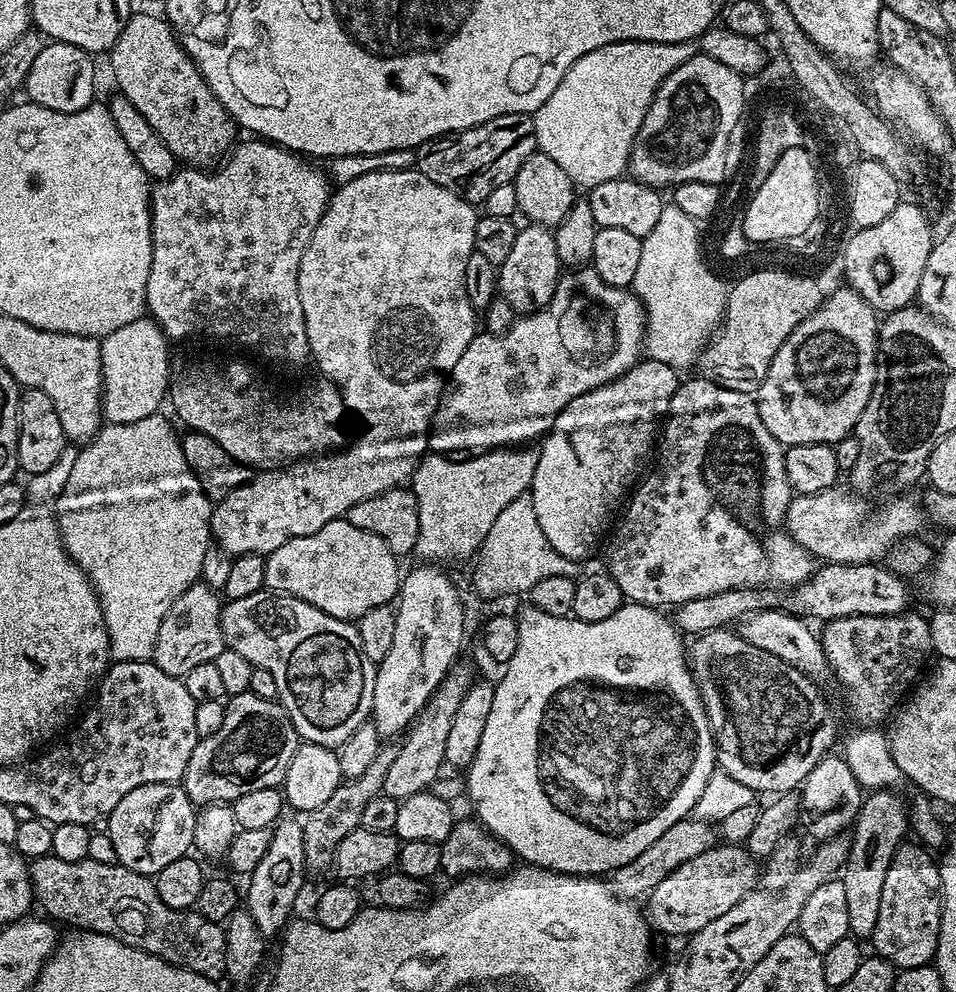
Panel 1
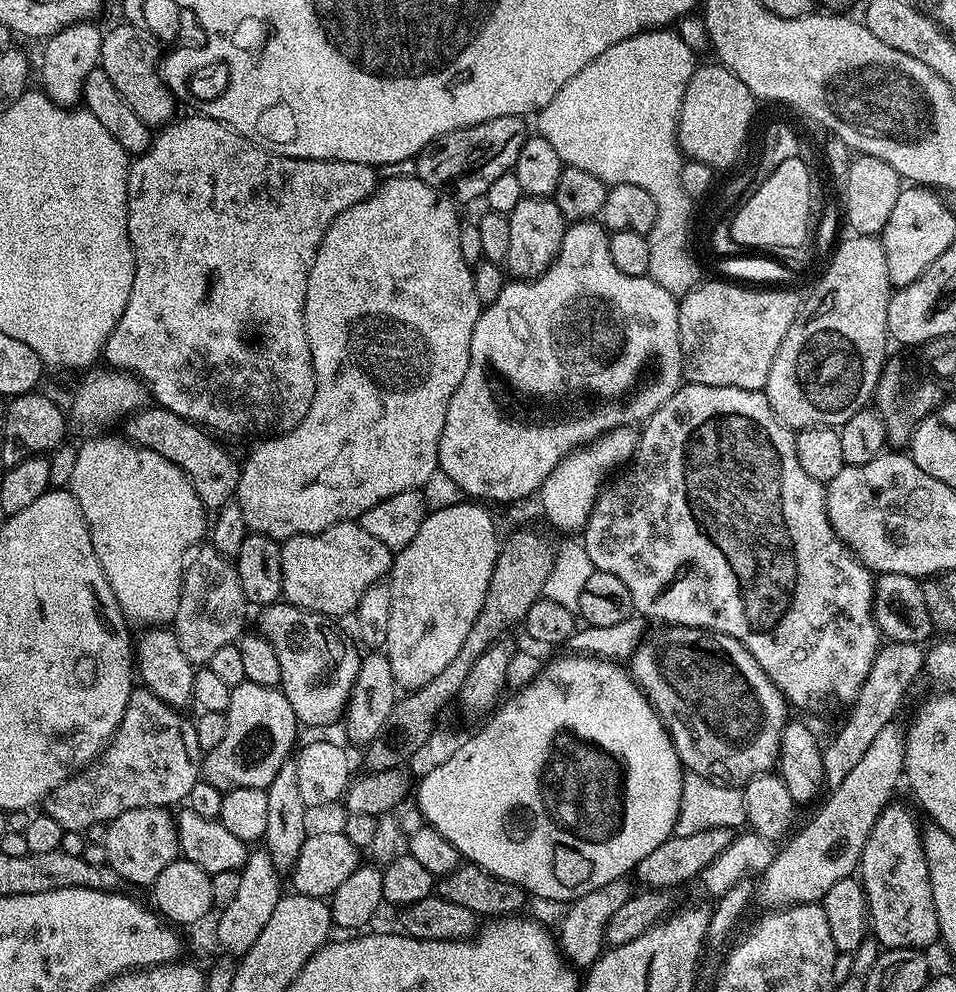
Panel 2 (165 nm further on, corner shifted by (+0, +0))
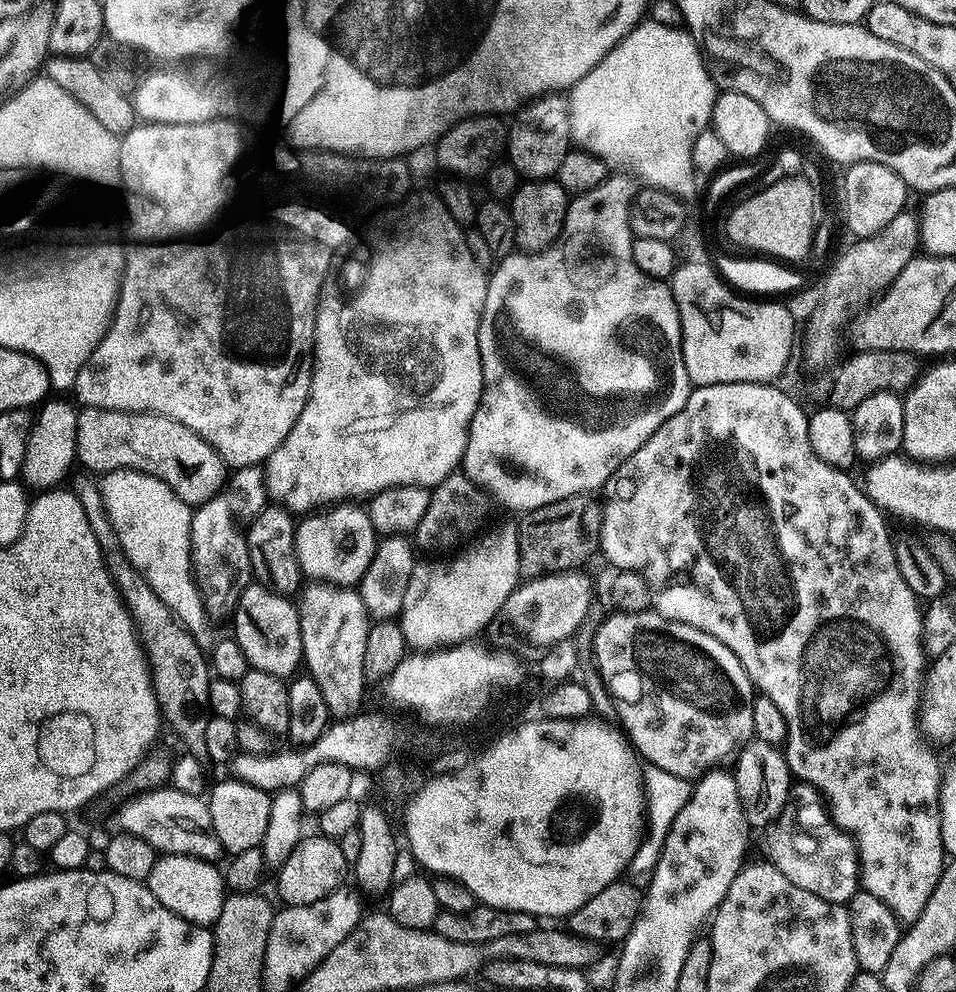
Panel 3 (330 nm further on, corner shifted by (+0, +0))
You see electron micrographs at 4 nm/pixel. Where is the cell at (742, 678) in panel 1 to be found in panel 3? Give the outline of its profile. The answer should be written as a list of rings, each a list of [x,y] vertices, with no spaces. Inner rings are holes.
[[[651,610],[626,613],[613,611],[613,616],[608,616],[604,621],[599,621],[596,636],[593,638],[593,654],[596,658],[597,668],[602,676],[602,682],[605,684],[612,699],[621,705],[628,704],[628,713],[624,716],[623,731],[626,733],[633,749],[647,763],[666,770],[674,776],[680,777],[681,780],[689,782],[695,781],[697,778],[721,767],[720,764],[724,759],[735,757],[745,744],[753,739],[754,728],[754,685],[752,679],[746,674],[746,670],[742,666],[742,662],[738,662],[738,658],[734,654],[734,650],[730,650],[722,642],[718,642],[718,638],[714,638],[710,634],[706,634],[702,630],[698,630],[694,626],[686,626],[682,622],[674,622],[670,618],[666,618],[662,614]]]

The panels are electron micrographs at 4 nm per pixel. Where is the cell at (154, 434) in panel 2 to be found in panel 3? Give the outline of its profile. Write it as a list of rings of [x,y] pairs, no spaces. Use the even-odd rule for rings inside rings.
[[[81,407],[76,413],[78,430],[76,431],[76,459],[92,474],[112,472],[115,468],[132,468],[136,472],[145,472],[170,486],[182,502],[199,506],[210,498],[221,495],[226,488],[226,465],[223,458],[190,426],[182,426],[182,422],[174,422],[174,418],[159,416],[153,412],[119,412],[118,410],[102,410],[101,408]]]

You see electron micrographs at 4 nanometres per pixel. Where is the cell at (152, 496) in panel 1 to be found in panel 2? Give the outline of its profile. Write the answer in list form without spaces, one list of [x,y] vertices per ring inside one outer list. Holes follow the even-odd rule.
[[[106,434],[93,435],[88,438],[85,444],[83,442],[79,445],[74,458],[74,474],[72,475],[70,491],[86,518],[90,538],[94,542],[94,554],[98,554],[98,562],[102,562],[102,570],[110,582],[110,590],[114,590],[114,598],[118,598],[118,606],[124,611],[125,620],[133,625],[140,624],[139,626],[164,626],[176,619],[176,611],[180,601],[180,587],[184,577],[184,555],[186,550],[192,544],[201,543],[205,539],[206,520],[204,524],[204,515],[206,515],[206,509],[204,503],[198,498],[194,486],[186,478],[186,474],[178,466],[174,466],[174,462],[162,458],[162,454],[158,454],[154,450],[142,448],[139,444],[132,443],[123,435],[120,435],[121,437],[104,435]]]

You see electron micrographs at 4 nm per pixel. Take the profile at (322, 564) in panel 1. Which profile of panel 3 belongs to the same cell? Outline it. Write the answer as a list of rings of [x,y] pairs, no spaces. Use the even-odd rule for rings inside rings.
[[[341,502],[319,514],[308,514],[296,526],[296,557],[301,573],[324,586],[356,586],[376,553],[378,534],[367,511],[356,502]]]

